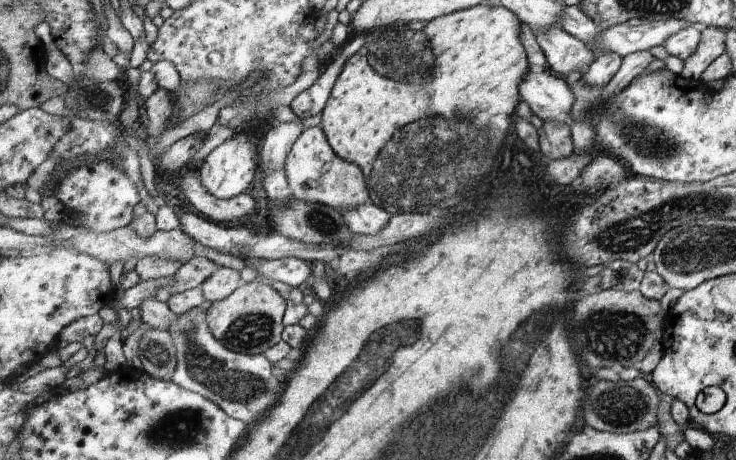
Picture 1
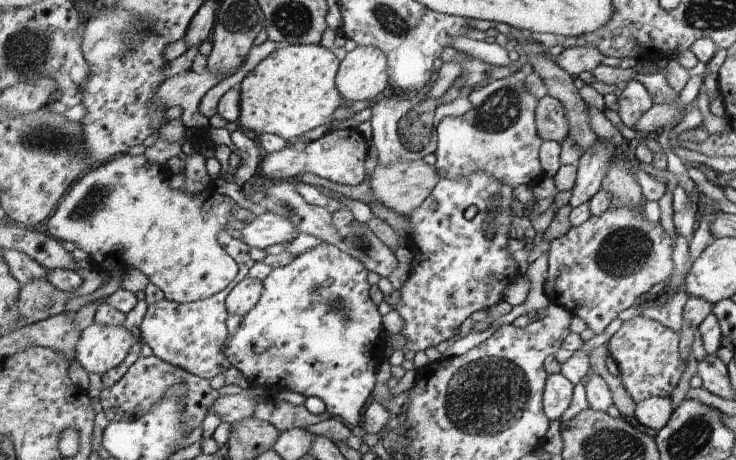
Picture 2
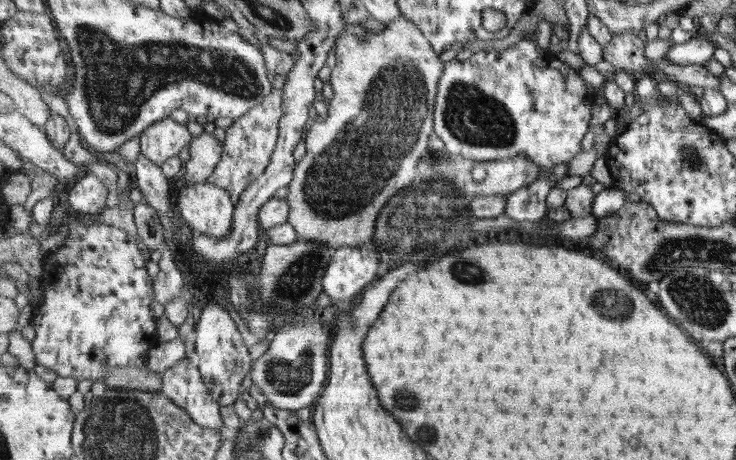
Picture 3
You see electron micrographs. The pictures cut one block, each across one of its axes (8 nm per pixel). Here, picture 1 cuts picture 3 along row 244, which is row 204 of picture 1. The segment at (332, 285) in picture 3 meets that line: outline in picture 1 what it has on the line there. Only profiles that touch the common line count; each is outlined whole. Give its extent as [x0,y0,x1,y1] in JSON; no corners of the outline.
[342,202,392,234]

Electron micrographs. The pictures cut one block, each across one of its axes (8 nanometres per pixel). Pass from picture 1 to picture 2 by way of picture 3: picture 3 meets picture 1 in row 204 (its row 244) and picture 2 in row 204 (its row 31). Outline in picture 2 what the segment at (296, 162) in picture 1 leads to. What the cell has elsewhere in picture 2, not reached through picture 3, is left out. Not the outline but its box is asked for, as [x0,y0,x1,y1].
[369,159,440,216]

